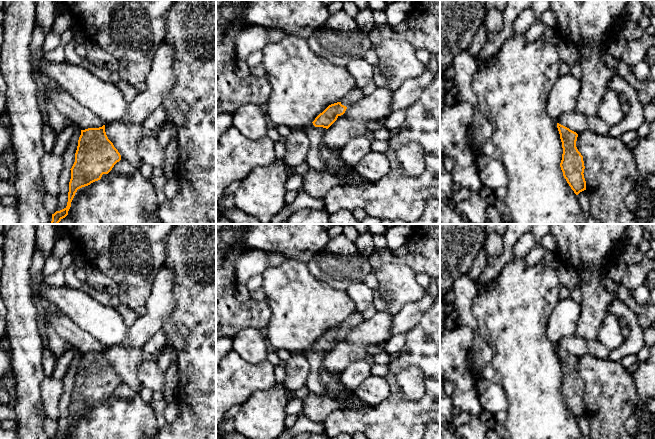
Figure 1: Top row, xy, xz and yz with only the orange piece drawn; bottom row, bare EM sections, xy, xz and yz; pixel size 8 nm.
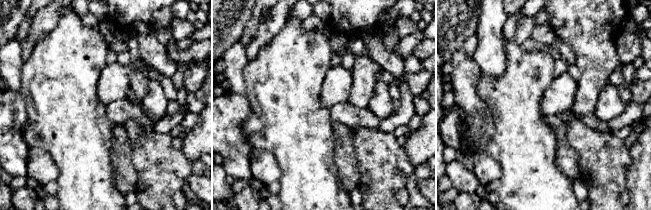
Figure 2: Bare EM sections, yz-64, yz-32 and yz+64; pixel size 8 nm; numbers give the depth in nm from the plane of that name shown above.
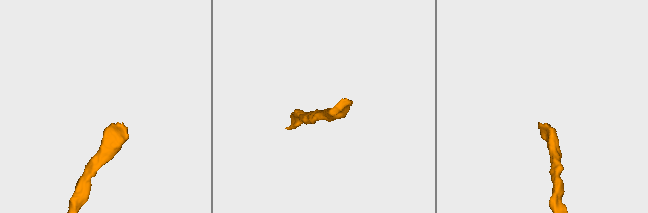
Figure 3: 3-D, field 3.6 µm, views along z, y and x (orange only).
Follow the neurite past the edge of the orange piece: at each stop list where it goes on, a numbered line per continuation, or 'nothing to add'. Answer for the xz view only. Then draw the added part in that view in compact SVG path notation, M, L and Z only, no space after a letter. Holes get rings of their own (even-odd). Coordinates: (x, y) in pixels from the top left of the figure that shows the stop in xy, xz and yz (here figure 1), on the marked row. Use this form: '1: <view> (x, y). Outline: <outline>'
1: xz (355, 95). Outline: M356 87L351 90L340 102L346 107L350 107L360 101L364 97L364 93L361 88Z

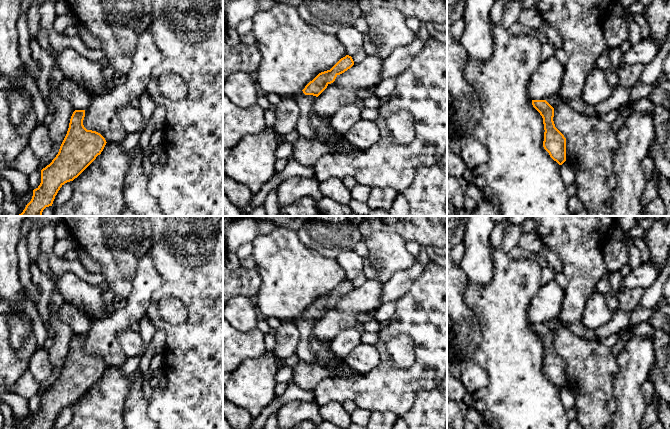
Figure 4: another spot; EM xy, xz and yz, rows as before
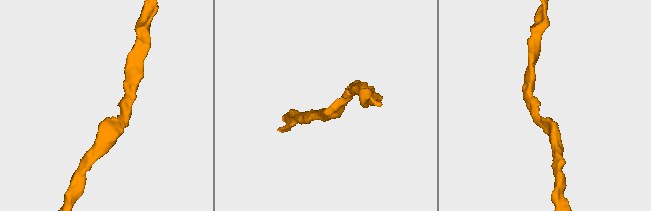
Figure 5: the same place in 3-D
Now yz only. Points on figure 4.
nothing to add

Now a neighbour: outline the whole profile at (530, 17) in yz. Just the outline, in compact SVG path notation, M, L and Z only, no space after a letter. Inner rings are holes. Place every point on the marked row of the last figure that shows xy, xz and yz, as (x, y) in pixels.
M534 7L523 9L518 21L521 24L533 29L538 29L539 26L543 23L541 16Z

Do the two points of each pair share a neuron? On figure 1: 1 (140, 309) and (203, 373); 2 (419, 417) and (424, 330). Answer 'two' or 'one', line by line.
1: two
2: one

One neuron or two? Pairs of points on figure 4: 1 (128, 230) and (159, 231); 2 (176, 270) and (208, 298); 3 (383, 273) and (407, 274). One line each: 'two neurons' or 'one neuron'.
1: two neurons
2: one neuron
3: two neurons

